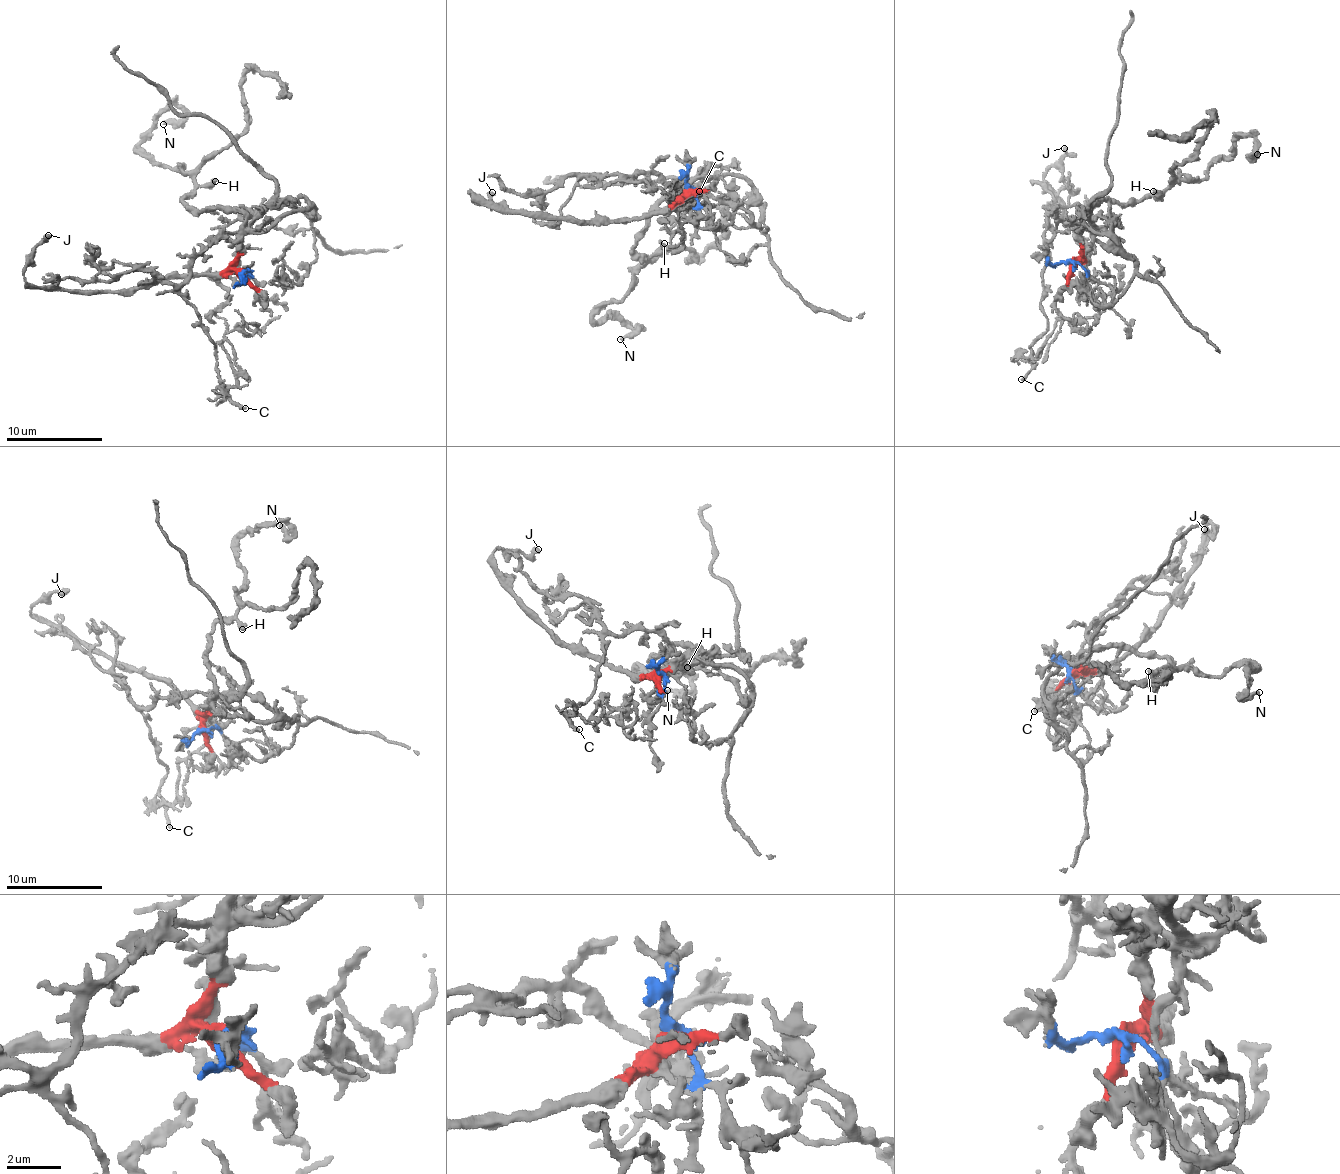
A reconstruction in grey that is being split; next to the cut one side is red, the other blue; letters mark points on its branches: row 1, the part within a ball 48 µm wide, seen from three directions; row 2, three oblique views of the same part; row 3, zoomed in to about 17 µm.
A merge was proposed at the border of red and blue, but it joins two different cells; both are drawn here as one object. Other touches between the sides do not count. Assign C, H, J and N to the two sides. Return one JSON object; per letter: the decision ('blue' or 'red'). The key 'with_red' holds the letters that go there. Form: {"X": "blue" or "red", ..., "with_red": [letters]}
{"C": "blue", "H": "red", "J": "red", "N": "red", "with_red": ["H", "J", "N"]}

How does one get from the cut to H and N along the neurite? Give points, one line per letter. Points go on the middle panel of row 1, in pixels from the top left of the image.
H: (687, 189), (685, 199), (681, 185), (687, 183), (684, 182), (663, 201), (633, 250), (656, 255), (664, 243)
N: (687, 189), (649, 219), (633, 285), (592, 317), (640, 329), (619, 339)

